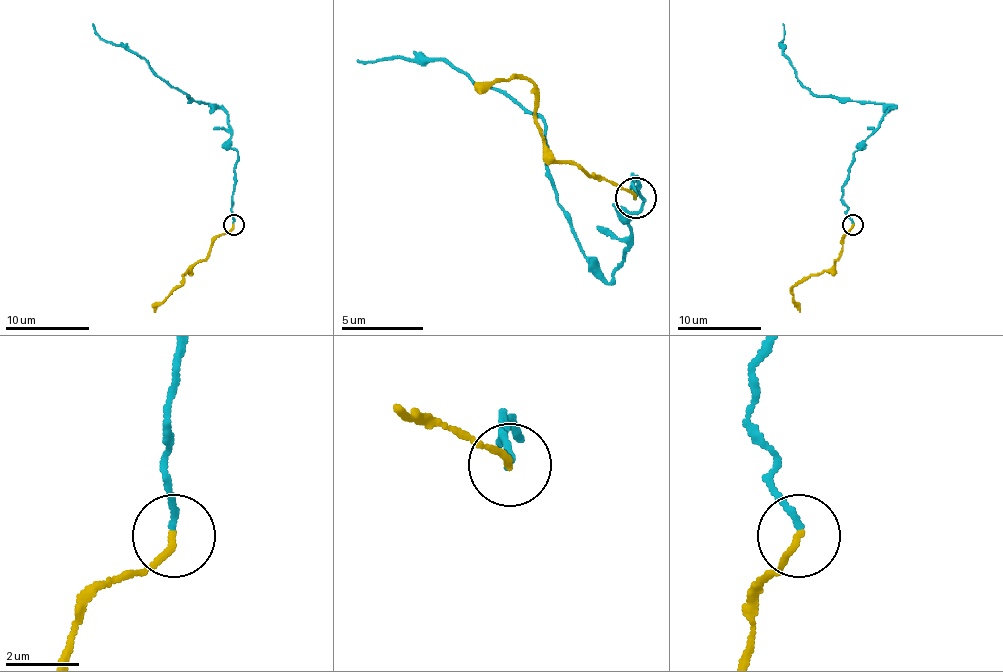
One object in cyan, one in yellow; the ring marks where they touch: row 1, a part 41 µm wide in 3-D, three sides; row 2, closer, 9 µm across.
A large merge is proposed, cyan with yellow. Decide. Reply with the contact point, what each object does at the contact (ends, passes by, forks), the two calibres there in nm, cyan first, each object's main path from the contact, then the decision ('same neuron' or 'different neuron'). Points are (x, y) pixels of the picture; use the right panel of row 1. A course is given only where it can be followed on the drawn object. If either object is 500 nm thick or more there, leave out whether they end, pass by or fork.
place (853, 225); cyan ends; yellow ends; calibres 160 and 180 nm; course cyan (852, 224), (842, 185), (852, 156), (894, 108), (815, 95), (798, 80), (792, 62), (783, 53), (783, 24); course yellow (852, 224), (842, 239), (842, 254), (827, 270), (792, 287), (792, 302), (800, 312); different neuron

